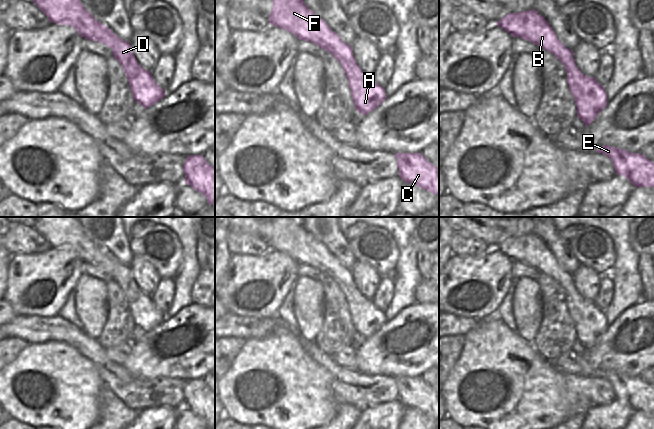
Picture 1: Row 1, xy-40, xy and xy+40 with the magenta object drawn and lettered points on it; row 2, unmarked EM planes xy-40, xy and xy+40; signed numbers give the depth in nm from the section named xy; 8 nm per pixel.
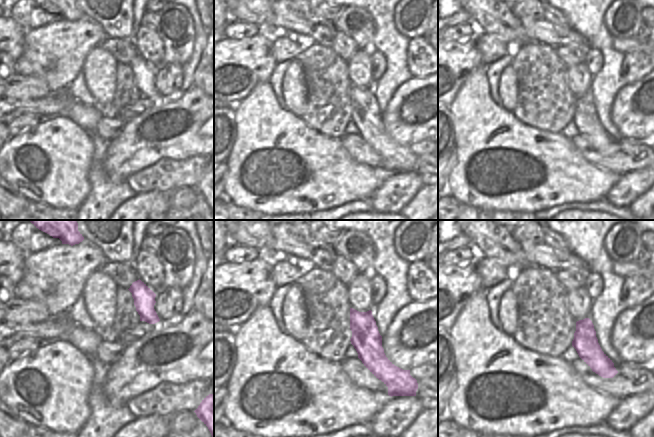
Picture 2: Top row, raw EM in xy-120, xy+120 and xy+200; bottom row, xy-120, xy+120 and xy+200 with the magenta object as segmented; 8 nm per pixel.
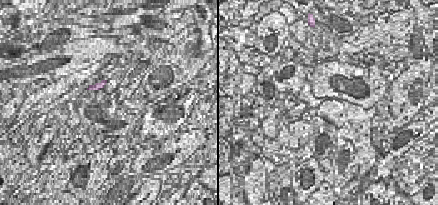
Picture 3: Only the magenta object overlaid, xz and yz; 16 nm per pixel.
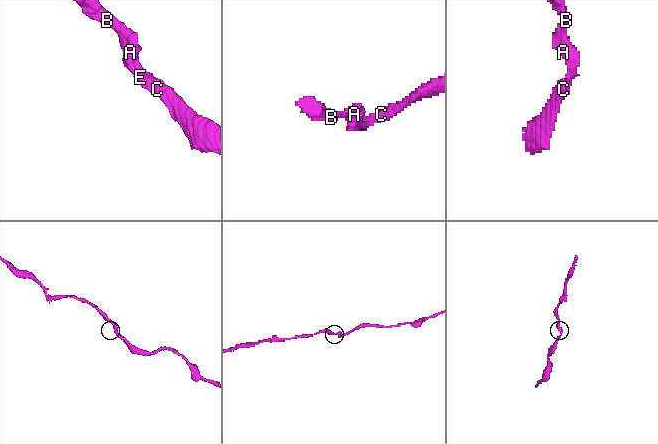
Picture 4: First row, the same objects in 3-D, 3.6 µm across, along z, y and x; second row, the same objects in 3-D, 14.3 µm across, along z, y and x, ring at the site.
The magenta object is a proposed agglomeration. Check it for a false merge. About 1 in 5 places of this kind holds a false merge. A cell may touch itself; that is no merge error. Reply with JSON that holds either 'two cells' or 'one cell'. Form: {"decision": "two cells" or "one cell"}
{"decision": "one cell"}

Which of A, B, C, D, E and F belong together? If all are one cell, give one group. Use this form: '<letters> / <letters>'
A B C D E F

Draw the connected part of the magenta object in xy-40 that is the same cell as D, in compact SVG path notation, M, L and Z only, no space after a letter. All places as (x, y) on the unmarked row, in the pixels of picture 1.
M39 217L33 224L51 247L70 249L84 263L104 267L121 288L134 324L145 333L165 320L165 315L136 284L129 265L120 263L100 247L80 226L77 217Z

